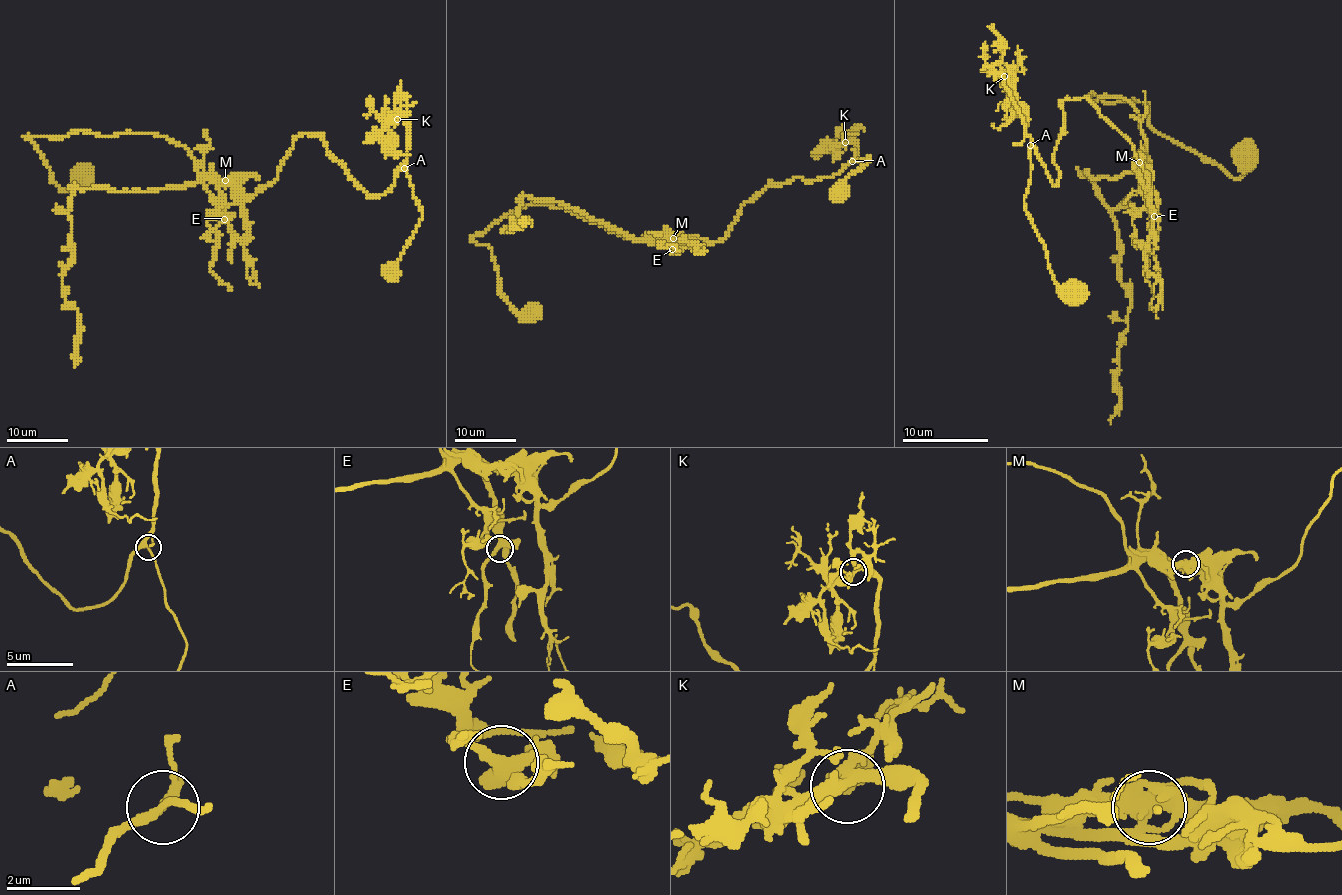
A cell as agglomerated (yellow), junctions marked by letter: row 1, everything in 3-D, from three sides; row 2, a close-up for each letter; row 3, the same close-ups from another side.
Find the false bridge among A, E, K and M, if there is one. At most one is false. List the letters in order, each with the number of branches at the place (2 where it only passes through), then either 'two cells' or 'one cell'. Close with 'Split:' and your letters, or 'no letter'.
A: branches 3; one cell
E: branches 4; one cell
K: branches 3; one cell
M: branches 6; two cells
Split: M

